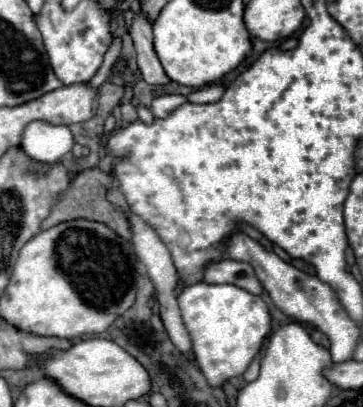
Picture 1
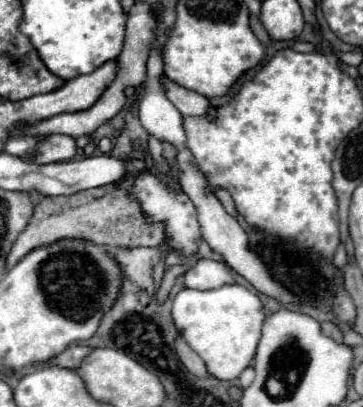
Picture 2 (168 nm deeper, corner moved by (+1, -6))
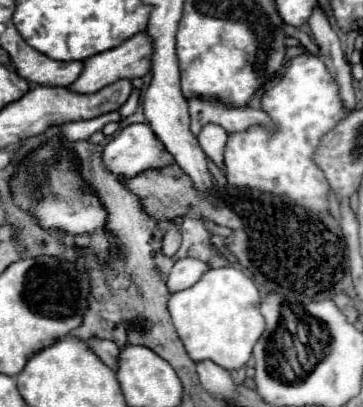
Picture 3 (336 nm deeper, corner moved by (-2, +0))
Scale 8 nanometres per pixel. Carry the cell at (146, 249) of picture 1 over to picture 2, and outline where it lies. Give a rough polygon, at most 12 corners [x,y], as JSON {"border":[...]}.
{"border":[[175,337],[177,357],[197,377],[207,377],[203,359]]}

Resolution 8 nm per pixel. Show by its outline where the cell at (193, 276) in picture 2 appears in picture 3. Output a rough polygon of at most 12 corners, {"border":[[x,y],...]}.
{"border":[[180,259],[168,273],[168,291],[188,289],[210,265]]}

